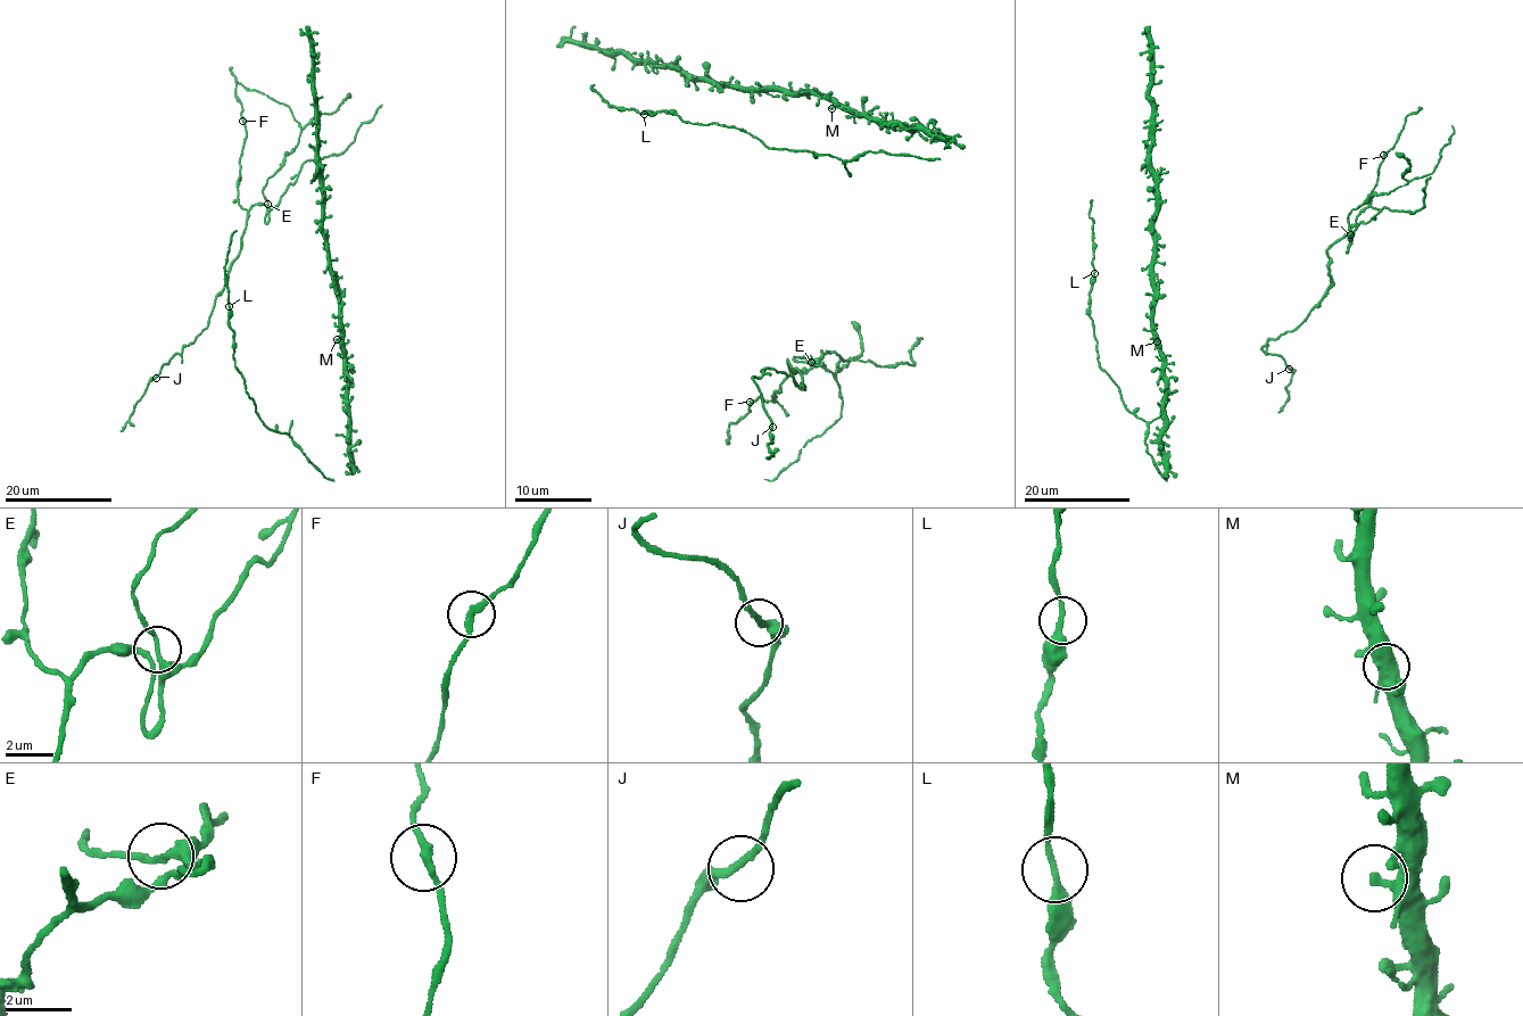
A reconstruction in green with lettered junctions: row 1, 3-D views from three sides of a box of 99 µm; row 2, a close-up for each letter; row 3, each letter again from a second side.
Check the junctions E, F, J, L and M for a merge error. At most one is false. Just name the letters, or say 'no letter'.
no letter

